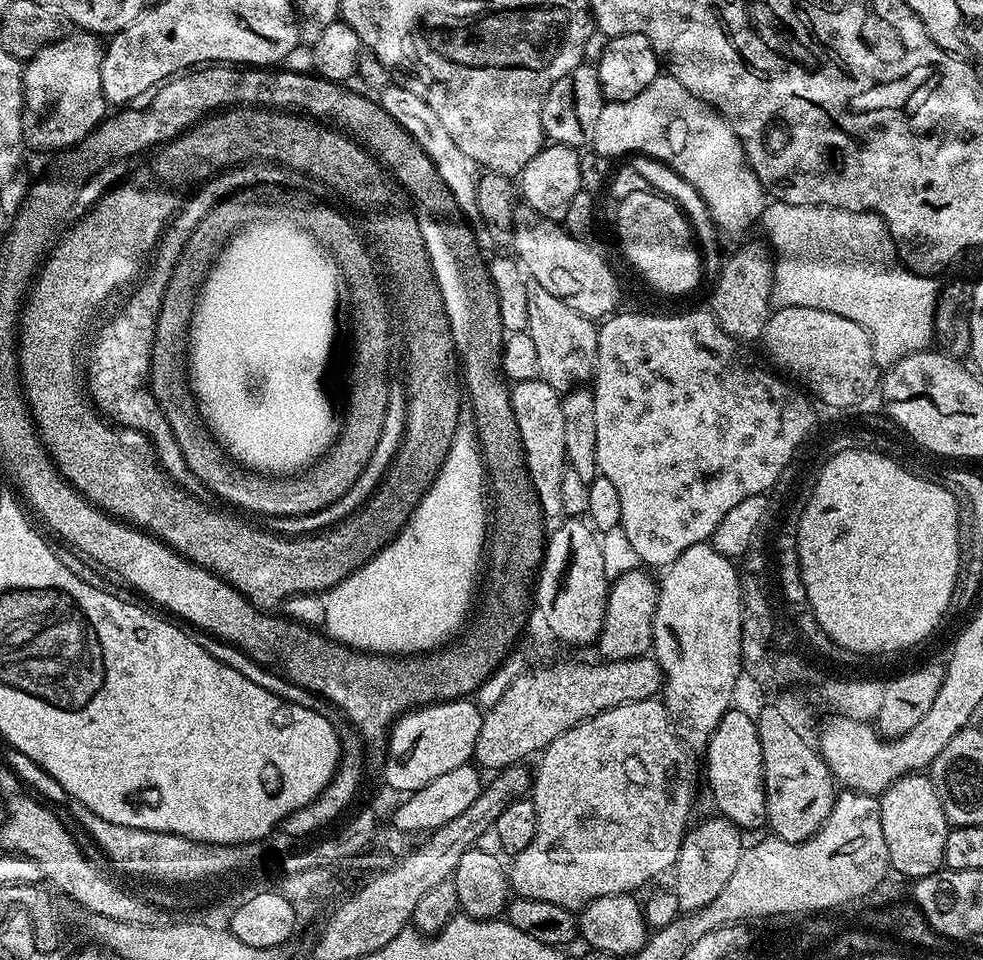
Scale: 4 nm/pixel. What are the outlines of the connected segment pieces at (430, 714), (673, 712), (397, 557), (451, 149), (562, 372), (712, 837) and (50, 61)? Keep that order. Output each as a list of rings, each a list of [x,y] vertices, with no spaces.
[[[475,699],[451,700],[445,704],[430,704],[423,708],[413,708],[404,713],[388,733],[388,750],[384,756],[382,775],[384,780],[399,794],[414,794],[422,790],[434,778],[454,770],[454,766],[462,766],[473,759],[476,743],[482,730],[484,712]]]
[[[711,542],[695,544],[690,546],[690,550],[682,550],[675,562],[663,569],[661,576],[664,577],[658,580],[650,652],[664,672],[662,702],[668,707],[669,716],[686,733],[687,743],[693,749],[707,749],[708,736],[714,734],[718,722],[722,722],[728,709],[733,707],[732,695],[736,692],[736,683],[742,677],[740,655],[744,601],[740,595],[741,573],[736,572],[732,564],[735,563]]]
[[[464,406],[460,409],[460,421],[454,430],[454,442],[450,442],[446,462],[442,462],[442,470],[436,475],[436,481],[420,499],[407,524],[374,559],[323,593],[323,631],[348,648],[386,656],[423,654],[449,643],[465,627],[478,592],[478,577],[486,556],[484,500],[486,504],[484,457],[480,455],[471,407]]]
[[[392,82],[388,87],[379,89],[378,99],[380,105],[386,110],[386,114],[390,114],[390,118],[394,118],[394,122],[398,122],[398,126],[405,128],[414,138],[414,142],[418,142],[418,146],[422,146],[422,150],[430,154],[438,174],[442,174],[442,182],[450,186],[450,194],[454,194],[454,202],[458,202],[458,210],[462,210],[465,220],[472,225],[472,233],[476,241],[480,243],[481,249],[495,249],[497,245],[494,238],[478,210],[478,194],[476,193],[478,165],[466,154],[462,154],[462,149],[454,143],[454,138],[450,138],[446,126],[442,126],[438,114],[434,114],[433,108],[426,106],[426,102],[418,98],[418,94],[406,90],[401,84]]]
[[[528,280],[526,299],[530,305],[527,333],[538,350],[538,377],[561,394],[571,392],[578,382],[593,379],[598,354],[598,328],[587,316],[578,314],[562,298],[554,298],[550,290],[542,290],[538,282]]]
[[[712,814],[709,820],[695,824],[685,831],[684,841],[680,843],[680,853],[674,865],[676,877],[670,885],[681,913],[700,912],[704,906],[710,906],[718,894],[722,894],[722,886],[734,878],[738,858],[746,847],[745,841],[740,841],[741,829],[719,814]]]
[[[92,34],[85,35],[85,40],[75,40],[75,38],[69,38],[66,40],[59,40],[53,44],[48,44],[42,50],[38,50],[38,54],[34,54],[31,58],[23,65],[24,69],[24,109],[22,109],[22,130],[24,131],[24,143],[30,149],[37,148],[40,152],[52,152],[55,148],[59,150],[67,150],[78,141],[84,140],[100,125],[101,120],[105,116],[109,115],[110,105],[104,98],[104,91],[102,90],[102,58],[104,57],[105,45],[99,44],[97,37]]]

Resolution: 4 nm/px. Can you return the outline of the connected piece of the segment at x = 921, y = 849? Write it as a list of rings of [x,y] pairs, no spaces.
[[[911,774],[898,778],[880,793],[882,834],[886,834],[886,850],[890,854],[893,873],[919,878],[944,868],[944,851],[950,825],[942,810],[942,802],[932,785],[931,775]]]

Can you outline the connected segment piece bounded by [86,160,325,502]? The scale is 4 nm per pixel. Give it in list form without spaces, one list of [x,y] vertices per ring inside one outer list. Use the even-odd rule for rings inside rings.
[[[263,160],[234,164],[231,168],[225,168],[223,172],[205,180],[181,203],[172,217],[172,223],[160,235],[160,243],[157,244],[147,269],[148,277],[146,272],[143,279],[131,289],[132,297],[125,302],[124,309],[113,320],[99,325],[100,333],[88,352],[86,392],[91,403],[119,427],[133,428],[144,433],[152,441],[161,470],[177,486],[185,488],[195,500],[205,502],[213,499],[212,491],[198,479],[194,470],[186,466],[186,458],[182,455],[182,449],[178,447],[178,438],[174,438],[174,430],[170,430],[170,422],[166,422],[166,414],[162,414],[162,406],[158,406],[152,387],[148,385],[154,326],[158,322],[162,296],[166,294],[166,282],[170,282],[170,274],[174,274],[174,266],[178,266],[178,258],[182,258],[182,249],[186,247],[190,234],[194,234],[194,230],[197,229],[198,222],[202,222],[202,218],[206,218],[206,214],[210,214],[210,210],[214,210],[214,206],[222,203],[227,196],[241,192],[243,188],[261,188],[263,184],[304,184],[304,188],[312,188],[312,192],[319,195],[323,194],[325,189],[321,180],[315,180],[305,172],[295,172],[293,168],[286,168],[283,164]]]

